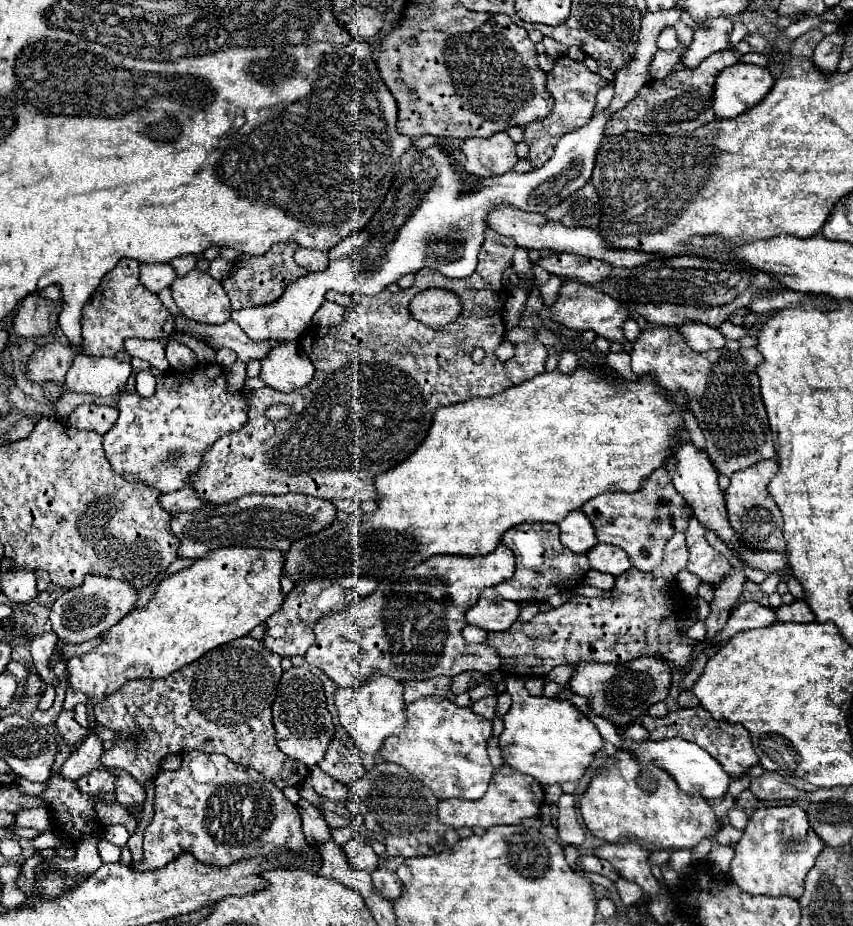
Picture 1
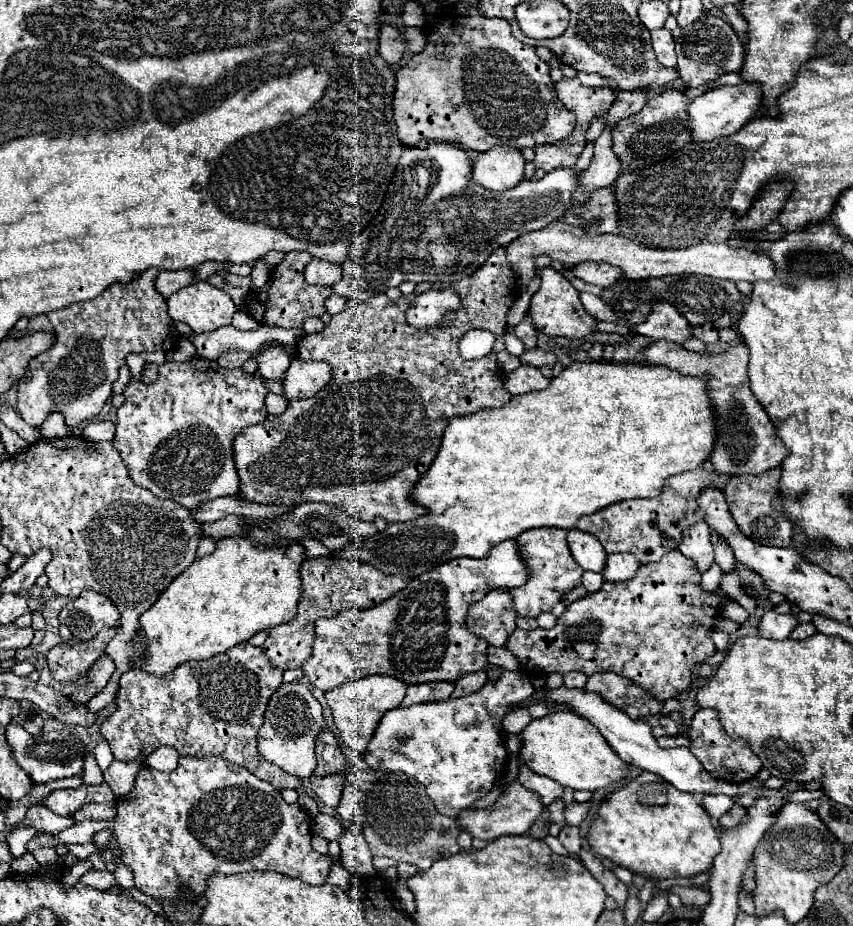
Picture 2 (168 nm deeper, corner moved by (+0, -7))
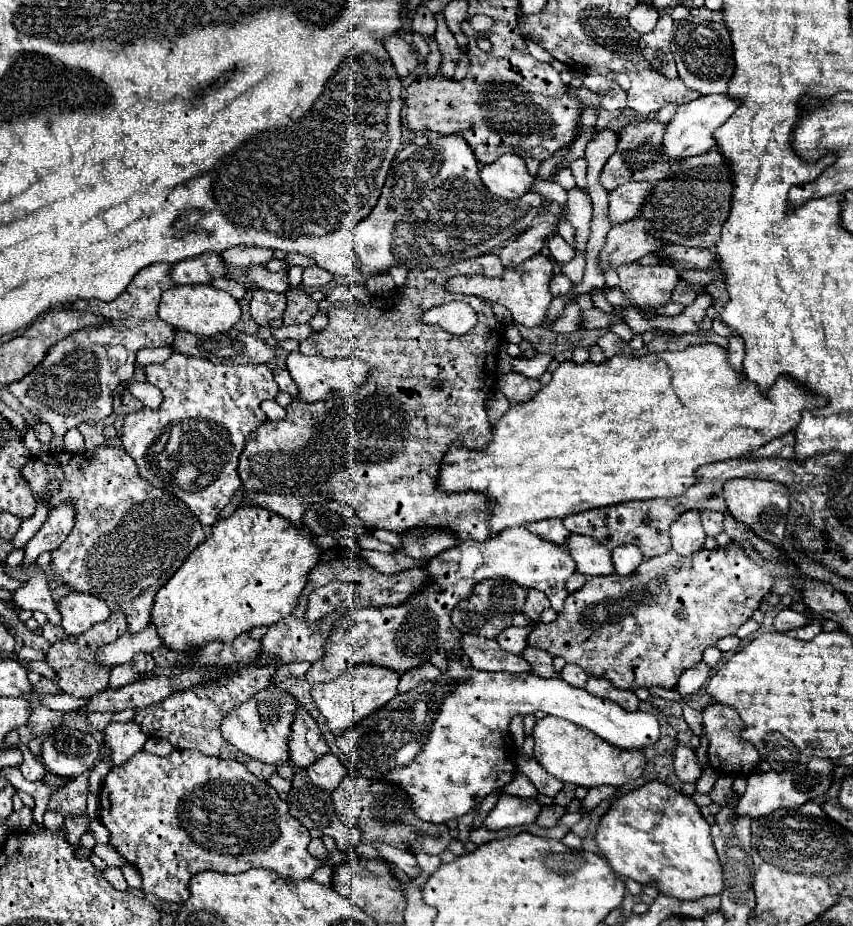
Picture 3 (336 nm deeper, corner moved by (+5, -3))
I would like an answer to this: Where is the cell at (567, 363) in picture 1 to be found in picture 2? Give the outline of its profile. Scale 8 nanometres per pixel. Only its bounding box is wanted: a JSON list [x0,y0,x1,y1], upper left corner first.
[520,347,556,368]

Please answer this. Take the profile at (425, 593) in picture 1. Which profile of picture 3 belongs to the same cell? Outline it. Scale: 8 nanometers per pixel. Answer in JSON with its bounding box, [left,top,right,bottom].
[307,526,575,684]

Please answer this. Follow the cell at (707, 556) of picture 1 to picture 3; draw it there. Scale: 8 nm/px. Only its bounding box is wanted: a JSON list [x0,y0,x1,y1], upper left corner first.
[669,510,705,556]

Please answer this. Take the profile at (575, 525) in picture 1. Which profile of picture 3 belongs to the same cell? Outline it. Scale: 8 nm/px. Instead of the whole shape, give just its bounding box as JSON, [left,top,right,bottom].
[567,534,615,576]

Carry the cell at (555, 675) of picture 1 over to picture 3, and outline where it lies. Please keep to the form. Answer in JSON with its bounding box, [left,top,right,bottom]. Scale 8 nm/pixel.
[561,664,587,688]

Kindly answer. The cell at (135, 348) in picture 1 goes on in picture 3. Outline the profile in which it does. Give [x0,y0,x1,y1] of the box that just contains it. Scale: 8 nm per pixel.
[136,346,173,366]

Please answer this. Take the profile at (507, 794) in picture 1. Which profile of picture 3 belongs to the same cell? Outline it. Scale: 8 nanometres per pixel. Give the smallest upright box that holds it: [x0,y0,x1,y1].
[485,794,541,832]

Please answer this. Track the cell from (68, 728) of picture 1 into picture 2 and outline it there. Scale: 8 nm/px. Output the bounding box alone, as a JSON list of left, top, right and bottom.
[68,656,114,704]

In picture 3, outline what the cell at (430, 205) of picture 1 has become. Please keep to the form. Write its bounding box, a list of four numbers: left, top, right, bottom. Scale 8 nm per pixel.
[355,136,545,274]

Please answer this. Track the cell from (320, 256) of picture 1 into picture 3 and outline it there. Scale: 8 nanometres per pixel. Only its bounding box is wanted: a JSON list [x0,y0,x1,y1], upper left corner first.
[303,266,333,288]

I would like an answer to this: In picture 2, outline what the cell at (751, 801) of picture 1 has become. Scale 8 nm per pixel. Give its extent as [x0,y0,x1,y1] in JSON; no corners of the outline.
[720,804,746,828]

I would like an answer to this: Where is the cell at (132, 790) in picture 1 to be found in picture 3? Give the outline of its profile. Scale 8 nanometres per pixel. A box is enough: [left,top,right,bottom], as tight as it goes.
[105,722,147,766]

